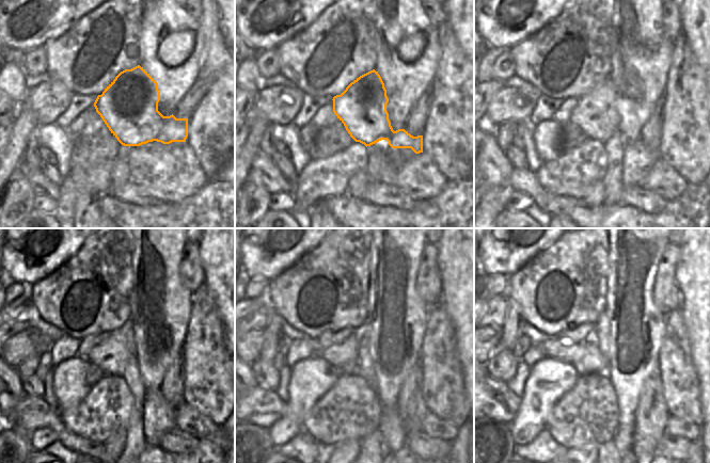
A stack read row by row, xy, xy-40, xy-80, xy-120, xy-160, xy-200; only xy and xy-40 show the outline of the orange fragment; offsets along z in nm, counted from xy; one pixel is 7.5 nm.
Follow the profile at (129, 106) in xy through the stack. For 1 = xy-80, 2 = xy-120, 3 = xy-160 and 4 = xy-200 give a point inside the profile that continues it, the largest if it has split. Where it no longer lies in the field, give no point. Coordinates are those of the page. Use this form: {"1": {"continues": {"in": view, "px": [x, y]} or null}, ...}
{"1": {"continues": {"in": "xy-80", "px": [596, 113]}}, "2": {"continues": {"in": "xy-120", "px": [112, 355]}}, "3": {"continues": {"in": "xy-160", "px": [346, 351]}}, "4": {"continues": {"in": "xy-200", "px": [570, 352]}}}

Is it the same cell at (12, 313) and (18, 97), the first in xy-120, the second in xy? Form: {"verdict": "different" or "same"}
{"verdict": "different"}

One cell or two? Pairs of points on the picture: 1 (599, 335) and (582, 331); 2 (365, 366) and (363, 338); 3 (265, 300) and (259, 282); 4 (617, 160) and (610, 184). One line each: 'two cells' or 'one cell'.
1: two cells
2: one cell
3: two cells
4: one cell

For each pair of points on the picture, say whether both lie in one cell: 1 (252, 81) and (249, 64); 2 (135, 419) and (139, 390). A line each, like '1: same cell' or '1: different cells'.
1: same cell
2: same cell

